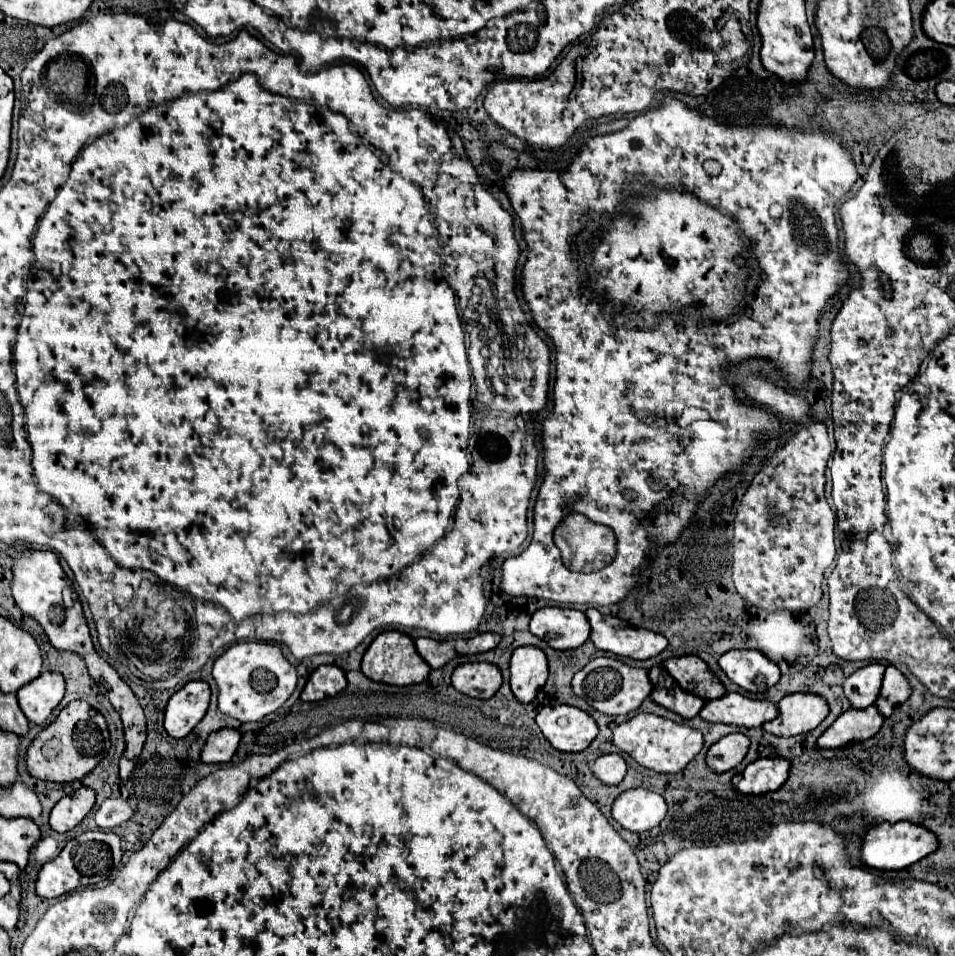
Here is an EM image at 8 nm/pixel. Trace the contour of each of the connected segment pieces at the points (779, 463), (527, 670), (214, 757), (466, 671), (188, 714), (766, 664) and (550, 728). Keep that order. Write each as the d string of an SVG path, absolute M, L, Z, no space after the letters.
M752 376L750 380L742 382L744 392L758 404L768 406L766 410L782 416L790 416L798 422L804 422L801 428L792 436L790 442L777 448L770 460L772 470L764 470L758 474L758 478L752 480L750 488L746 490L736 518L734 518L734 550L732 550L732 580L738 590L738 594L748 600L750 604L762 608L762 610L808 610L818 604L822 598L822 578L824 570L834 562L834 526L836 516L832 508L826 502L824 496L824 470L826 462L832 454L832 444L826 434L826 426L820 422L812 422L808 418L810 404L802 400L800 396L792 396L772 384L770 380L764 380L760 376Z
M520 646L510 660L510 686L514 696L528 704L548 678L548 660L538 646Z
M232 728L216 730L208 736L200 758L202 758L202 762L216 762L216 764L230 762L238 748L238 742L240 742L238 730L232 730Z
M490 662L460 664L452 672L452 686L472 698L492 698L502 686L502 672Z
M188 682L166 706L164 728L172 738L184 738L204 718L210 702L210 686L206 682Z
M730 650L720 656L726 676L748 692L764 692L780 680L780 668L760 650Z
M568 704L544 706L536 716L536 724L546 740L562 752L580 752L590 746L598 734L594 718L588 712Z

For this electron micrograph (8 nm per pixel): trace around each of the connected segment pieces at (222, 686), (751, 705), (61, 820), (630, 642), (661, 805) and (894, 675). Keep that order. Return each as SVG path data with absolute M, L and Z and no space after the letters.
M238 642L232 644L222 656L216 658L212 676L218 684L220 712L240 720L254 722L278 710L296 688L296 668L284 658L280 646L264 642Z
M738 692L726 694L716 700L708 700L700 710L700 716L710 722L724 722L736 726L762 726L778 716L778 706L768 700L752 700Z
M80 788L70 796L64 796L50 812L50 826L54 832L68 832L76 824L84 820L84 816L92 810L96 802L96 794L90 788Z
M588 608L586 616L592 626L590 640L600 650L614 652L618 656L626 656L634 660L648 660L660 654L668 646L662 634L654 634L652 630L630 626L620 618L600 614L596 608Z
M632 788L622 792L614 806L612 818L630 832L644 832L662 822L666 816L666 802L658 792L648 788Z
M888 666L886 674L884 674L880 696L876 700L876 706L878 706L880 714L890 716L900 704L904 704L908 700L910 692L912 690L910 690L910 684L908 684L906 676L896 666Z

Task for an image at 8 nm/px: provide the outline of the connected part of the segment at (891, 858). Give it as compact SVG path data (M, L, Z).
M884 822L880 826L870 828L864 838L862 838L862 860L870 868L878 870L902 870L908 868L910 864L926 858L928 854L938 850L938 838L930 834L924 826L916 826L912 822Z

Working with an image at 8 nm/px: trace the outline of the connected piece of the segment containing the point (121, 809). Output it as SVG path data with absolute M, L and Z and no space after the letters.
M108 798L102 802L102 806L94 814L94 822L100 830L112 830L118 824L130 820L134 816L134 810L128 806L122 798Z

